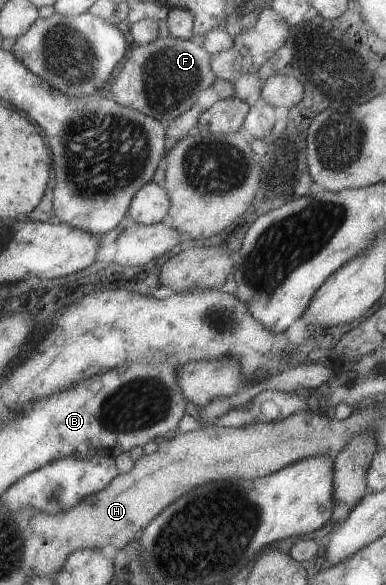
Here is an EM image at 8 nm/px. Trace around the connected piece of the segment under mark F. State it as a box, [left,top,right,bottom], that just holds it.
[107,37,216,122]

